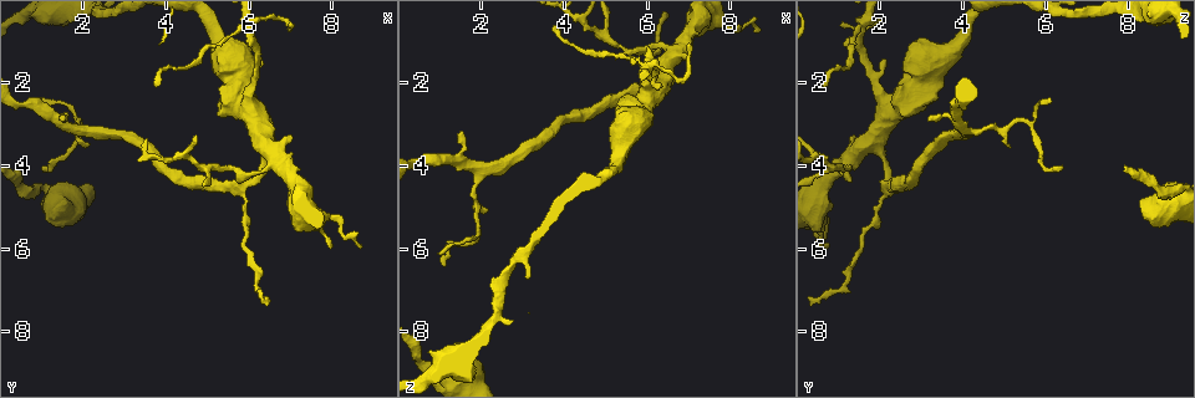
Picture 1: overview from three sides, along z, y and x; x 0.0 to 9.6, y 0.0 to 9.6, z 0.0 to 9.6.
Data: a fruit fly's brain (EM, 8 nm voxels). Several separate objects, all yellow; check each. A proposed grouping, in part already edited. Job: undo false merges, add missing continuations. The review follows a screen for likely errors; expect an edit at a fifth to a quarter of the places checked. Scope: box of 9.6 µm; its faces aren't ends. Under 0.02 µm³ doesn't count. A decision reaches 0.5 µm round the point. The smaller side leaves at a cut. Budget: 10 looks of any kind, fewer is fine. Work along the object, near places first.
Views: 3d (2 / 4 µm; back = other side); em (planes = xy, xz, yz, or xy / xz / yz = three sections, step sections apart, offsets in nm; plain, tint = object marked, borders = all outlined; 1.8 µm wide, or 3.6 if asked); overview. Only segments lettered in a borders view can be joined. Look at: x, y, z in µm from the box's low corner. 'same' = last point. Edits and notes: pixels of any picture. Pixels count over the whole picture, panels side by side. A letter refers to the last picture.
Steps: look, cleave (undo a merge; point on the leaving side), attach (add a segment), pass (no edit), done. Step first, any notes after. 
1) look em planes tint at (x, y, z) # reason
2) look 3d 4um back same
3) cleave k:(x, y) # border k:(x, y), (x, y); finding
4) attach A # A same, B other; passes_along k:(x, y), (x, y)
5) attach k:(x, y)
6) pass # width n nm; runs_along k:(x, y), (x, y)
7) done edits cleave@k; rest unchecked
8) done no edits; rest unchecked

look em 3.6um xy step 8 borders at (6.00, 2.60, 2.30)

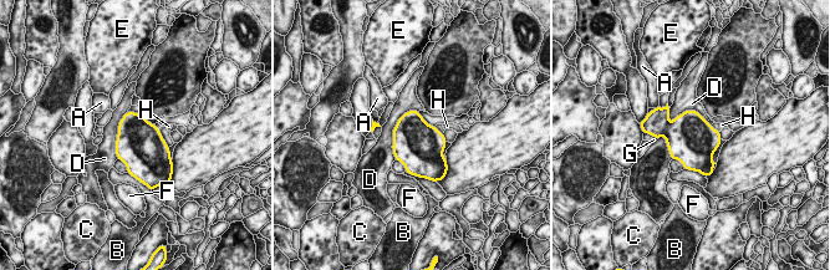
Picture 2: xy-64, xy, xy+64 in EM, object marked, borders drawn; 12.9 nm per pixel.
pass # A other, B other, C other, D other, E other, F other, G other, H other; border 2:(417, 110), (393, 128), (395, 159); one neuron here

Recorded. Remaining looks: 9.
look em planes borders at (3.75, 2.05, 0.65) # thin end

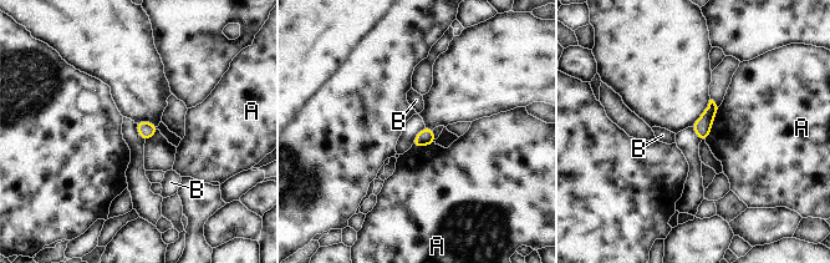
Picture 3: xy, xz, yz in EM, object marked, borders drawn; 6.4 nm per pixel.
pass # A other, B other; border 3:(718, 107), (712, 130), (704, 140); no lettered segment goes on from it

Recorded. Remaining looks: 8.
look em planes tint at (5.00, 4.05, 0.90) # two arms in line, one across

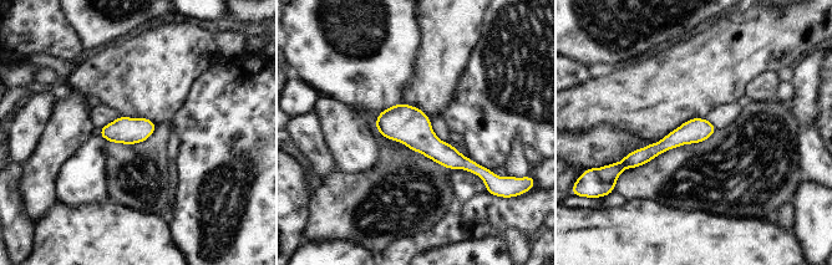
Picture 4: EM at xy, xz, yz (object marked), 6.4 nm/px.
look em planes borders same # see the neighbours

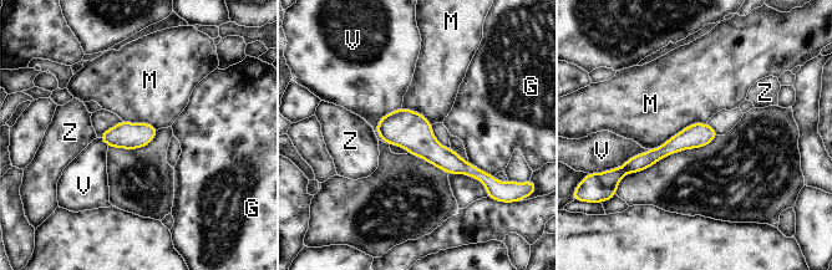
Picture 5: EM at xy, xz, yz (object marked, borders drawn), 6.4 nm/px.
pass # G other, M other, V other, Z other; one neuron here

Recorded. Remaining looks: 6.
look em xz step 4 borders at (6.00, 0.85, 1.55) # abrupt turn

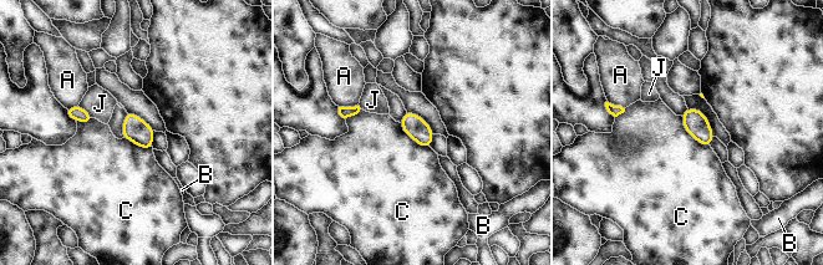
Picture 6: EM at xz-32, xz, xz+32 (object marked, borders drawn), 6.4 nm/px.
look em planes borders same # cut it another way

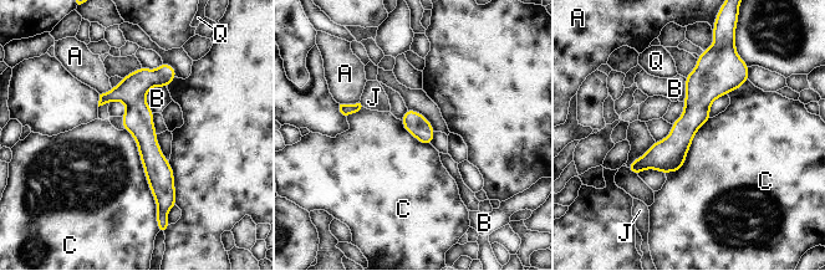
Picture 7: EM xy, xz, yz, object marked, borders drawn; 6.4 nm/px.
pass # width 150 nm; A other, B other, C other, J other, Q other; border 7:(123, 129), (136, 143), (157, 215); one neuron here

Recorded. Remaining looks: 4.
done no edits; rest unchecked

